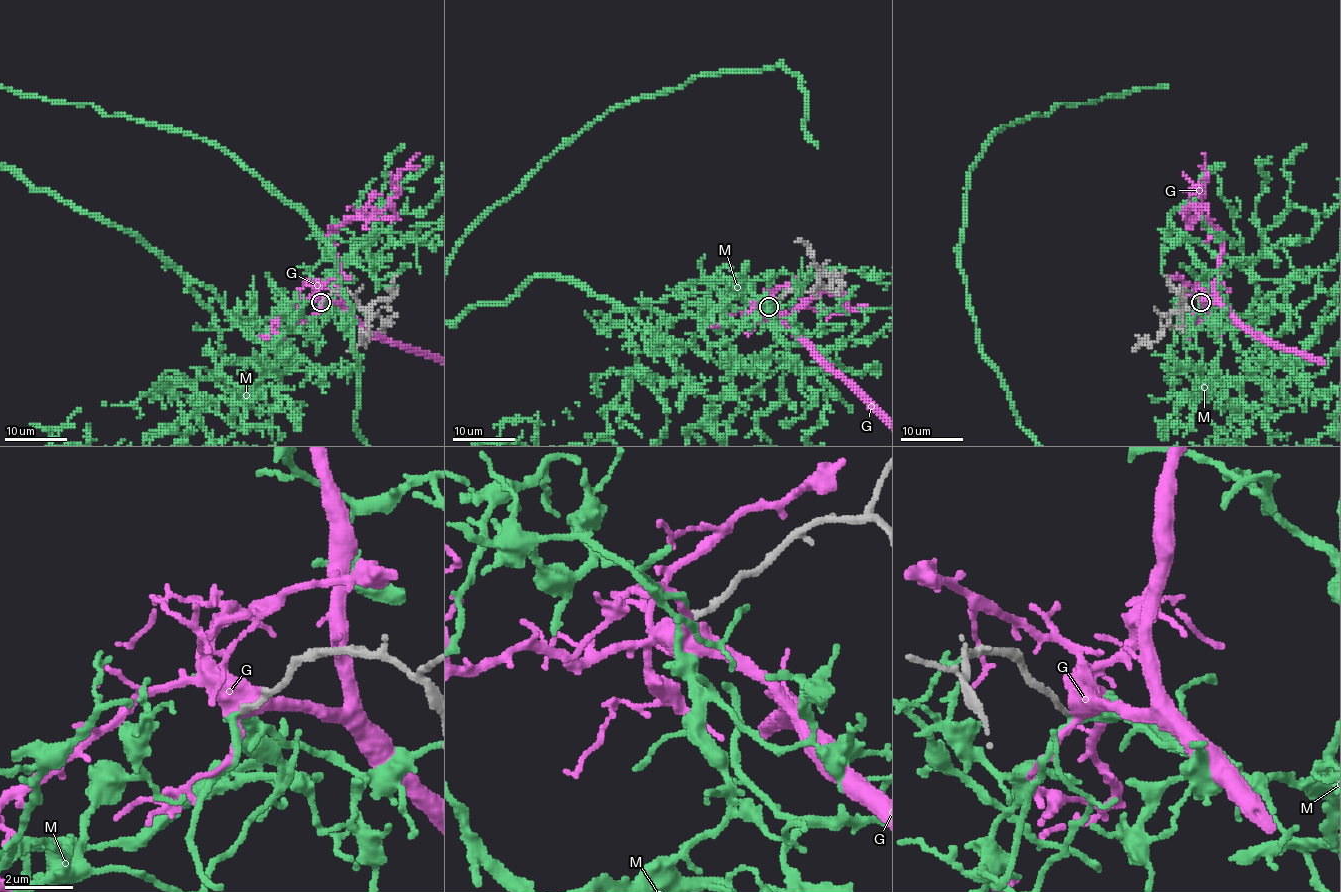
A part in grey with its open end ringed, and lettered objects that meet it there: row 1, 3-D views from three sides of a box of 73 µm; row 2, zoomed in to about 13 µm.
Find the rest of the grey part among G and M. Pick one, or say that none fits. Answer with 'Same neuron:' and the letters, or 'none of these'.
Same neuron: M

